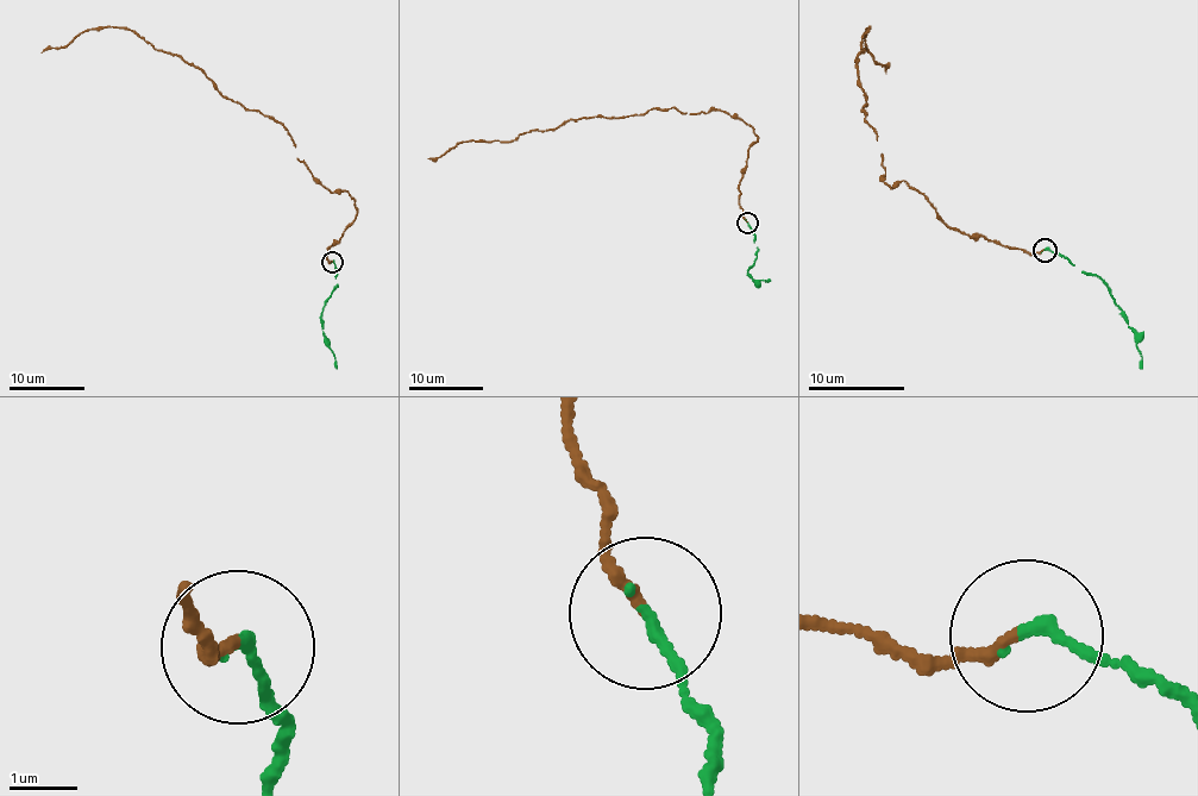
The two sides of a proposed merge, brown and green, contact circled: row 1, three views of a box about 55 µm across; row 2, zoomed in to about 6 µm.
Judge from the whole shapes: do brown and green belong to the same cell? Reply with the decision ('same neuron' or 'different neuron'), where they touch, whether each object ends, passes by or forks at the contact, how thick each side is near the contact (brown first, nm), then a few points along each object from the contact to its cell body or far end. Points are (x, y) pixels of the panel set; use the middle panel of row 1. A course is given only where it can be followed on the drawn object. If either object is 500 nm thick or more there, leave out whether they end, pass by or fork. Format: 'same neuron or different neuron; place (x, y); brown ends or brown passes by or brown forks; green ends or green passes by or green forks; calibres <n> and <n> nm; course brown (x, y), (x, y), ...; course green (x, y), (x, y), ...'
same neuron; place (747, 223); brown ends; green ends; calibres 160 and 170 nm; course brown (746, 221), (739, 194), (757, 135), (720, 111), (689, 116), (673, 106), (568, 119), (428, 157); course green (746, 221), (758, 249), (748, 275), (756, 281), (767, 282), (770, 279)

